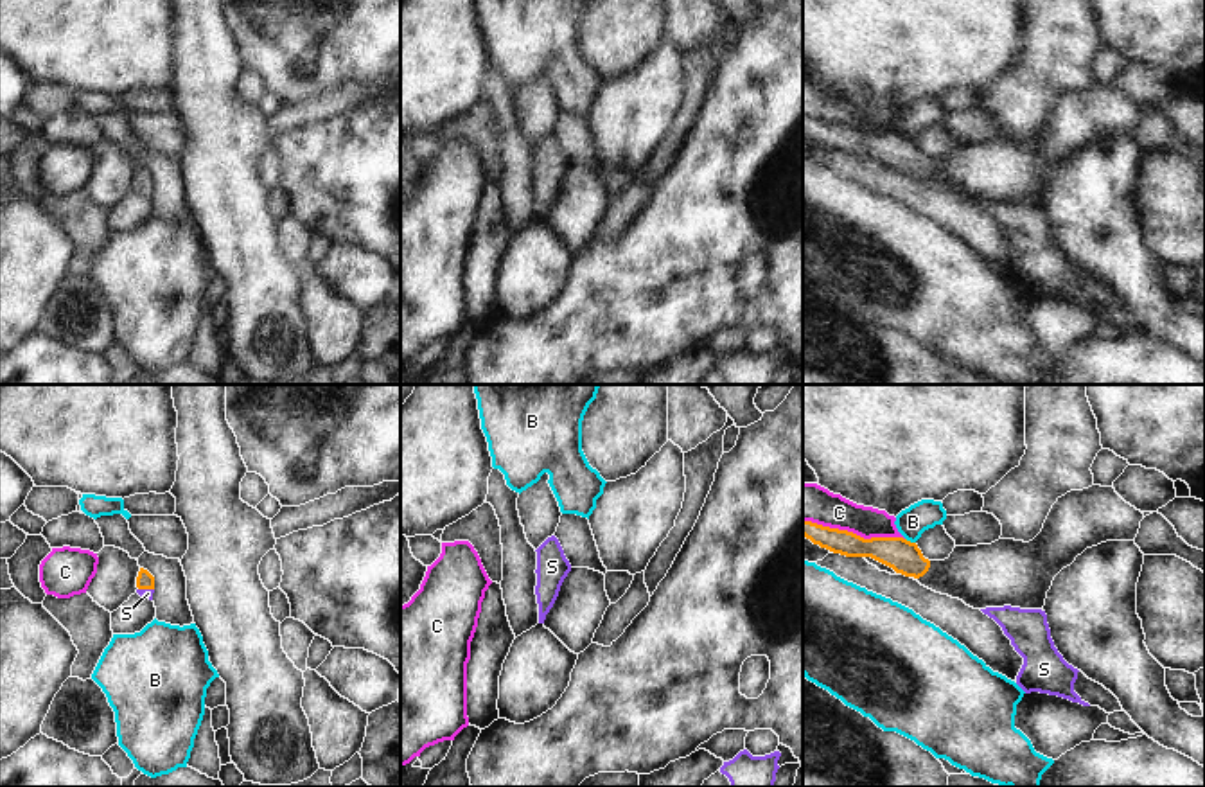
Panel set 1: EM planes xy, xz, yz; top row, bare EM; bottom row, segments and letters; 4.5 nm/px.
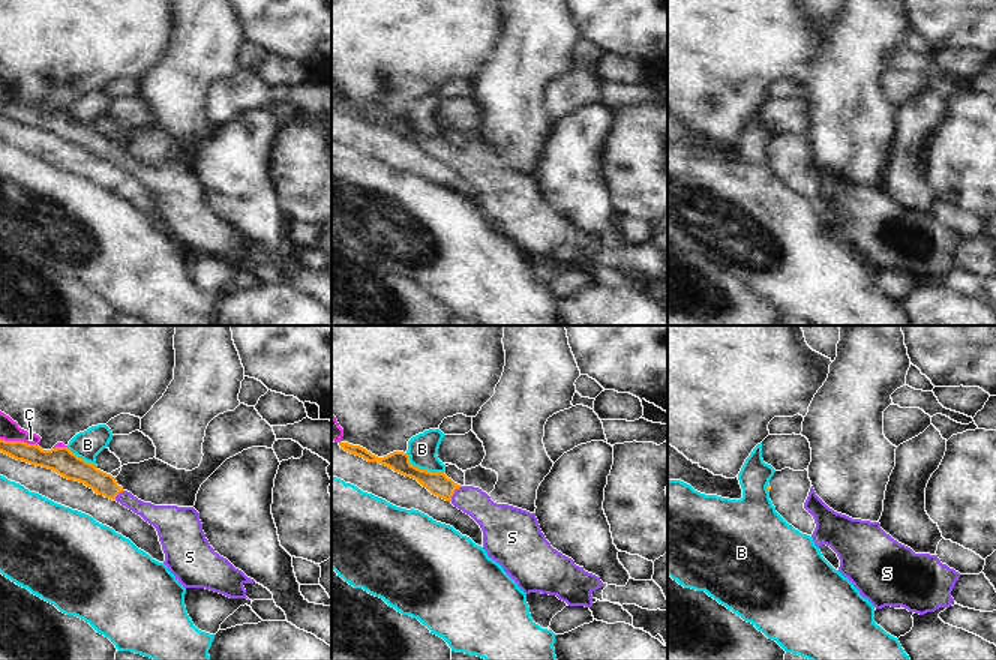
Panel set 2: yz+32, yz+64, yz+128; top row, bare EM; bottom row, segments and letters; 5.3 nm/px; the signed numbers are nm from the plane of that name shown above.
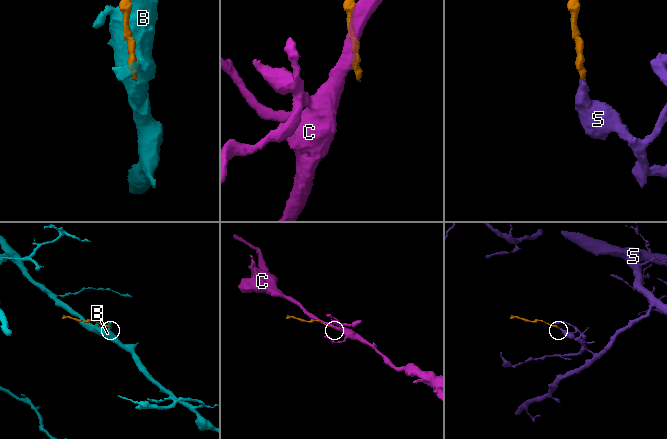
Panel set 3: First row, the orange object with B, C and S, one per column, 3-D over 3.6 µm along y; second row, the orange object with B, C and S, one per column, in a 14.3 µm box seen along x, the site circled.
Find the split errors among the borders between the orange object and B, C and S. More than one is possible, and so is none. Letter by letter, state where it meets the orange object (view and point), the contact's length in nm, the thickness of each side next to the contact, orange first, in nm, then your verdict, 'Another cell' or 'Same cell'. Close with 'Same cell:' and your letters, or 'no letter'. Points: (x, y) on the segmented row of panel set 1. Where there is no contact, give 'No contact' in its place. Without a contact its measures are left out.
B: Touches orange at yz (909, 541). Shared border 50 nm. Thickness 150 nm (orange) against 140 nm. Another cell
C: Touches orange at yz (852, 532). Shared border 460 nm. Thickness 150 nm (orange) against 180 nm. Another cell
S: Touches orange at xy (146, 588). Shared border 70 nm. Thickness 80 nm (orange) against 50 nm. Same cell
Same cell: S

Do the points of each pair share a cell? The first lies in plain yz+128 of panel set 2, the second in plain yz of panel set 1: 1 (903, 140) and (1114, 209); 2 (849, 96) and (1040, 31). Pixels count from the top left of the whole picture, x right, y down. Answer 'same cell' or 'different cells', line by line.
1: same cell
2: same cell

